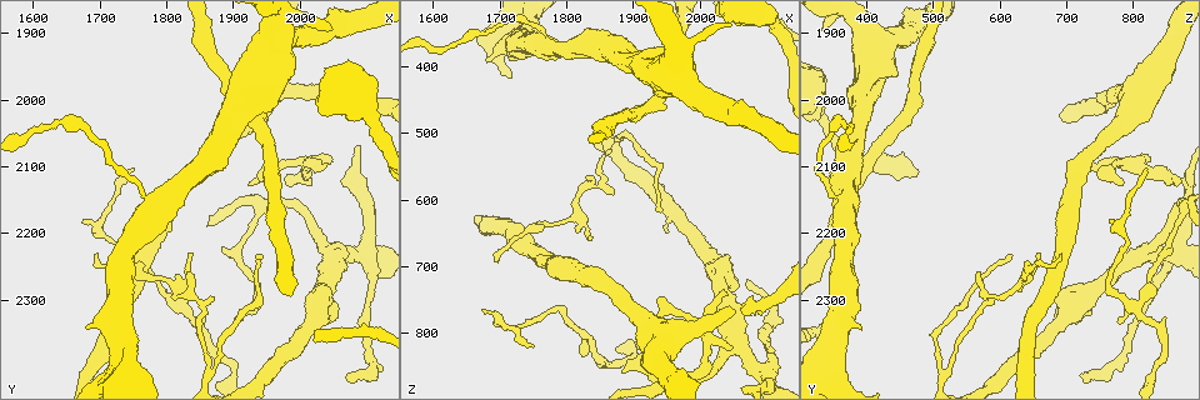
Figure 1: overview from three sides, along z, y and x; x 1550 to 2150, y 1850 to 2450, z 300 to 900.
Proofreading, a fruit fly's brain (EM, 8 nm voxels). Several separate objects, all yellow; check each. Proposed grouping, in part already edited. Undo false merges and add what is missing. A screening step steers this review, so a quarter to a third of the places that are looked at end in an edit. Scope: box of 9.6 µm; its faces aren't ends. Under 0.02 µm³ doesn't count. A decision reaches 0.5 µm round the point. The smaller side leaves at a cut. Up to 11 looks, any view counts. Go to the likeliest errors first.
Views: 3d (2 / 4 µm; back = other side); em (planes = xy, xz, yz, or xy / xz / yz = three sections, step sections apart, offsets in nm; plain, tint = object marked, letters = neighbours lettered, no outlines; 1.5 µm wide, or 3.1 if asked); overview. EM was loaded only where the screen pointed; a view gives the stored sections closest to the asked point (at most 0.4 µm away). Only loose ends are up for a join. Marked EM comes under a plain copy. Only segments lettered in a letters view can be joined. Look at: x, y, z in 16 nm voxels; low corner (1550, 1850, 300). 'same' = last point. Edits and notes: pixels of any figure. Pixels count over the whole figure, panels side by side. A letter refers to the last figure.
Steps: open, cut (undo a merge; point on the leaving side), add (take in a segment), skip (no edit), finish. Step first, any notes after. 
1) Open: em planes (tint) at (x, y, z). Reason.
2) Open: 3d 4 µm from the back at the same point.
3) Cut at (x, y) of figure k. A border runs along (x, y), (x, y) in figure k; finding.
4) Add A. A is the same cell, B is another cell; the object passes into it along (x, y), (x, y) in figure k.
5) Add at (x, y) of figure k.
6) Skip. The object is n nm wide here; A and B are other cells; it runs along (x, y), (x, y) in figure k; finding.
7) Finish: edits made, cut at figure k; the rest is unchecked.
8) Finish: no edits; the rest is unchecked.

Open: 3d 4 µm at (2045, 2005, 765). Free end.

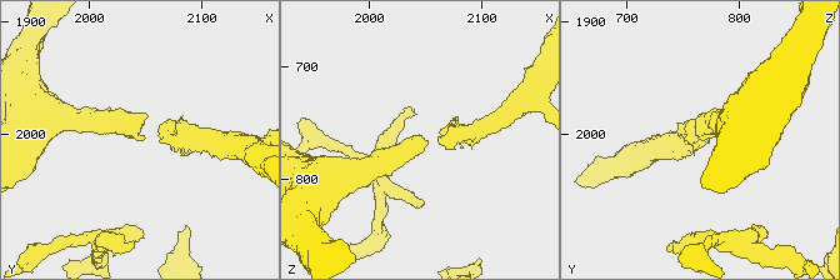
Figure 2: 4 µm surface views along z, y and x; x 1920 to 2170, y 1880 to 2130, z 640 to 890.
Open: em planes (letters) at (2046, 2004, 768). Shape alone is not enough.

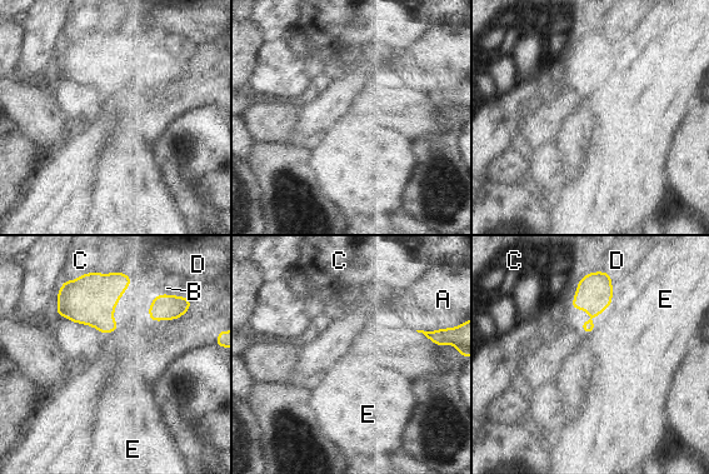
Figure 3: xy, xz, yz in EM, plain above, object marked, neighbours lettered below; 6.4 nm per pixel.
Skip. A, B, C, D and E are other cells; a border runs along (613, 299), (610, 304) in figure 3; no lettered segment goes on from it.

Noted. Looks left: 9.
Open: 3d 4 µm from the back at (1825, 2275, 830). An open end.

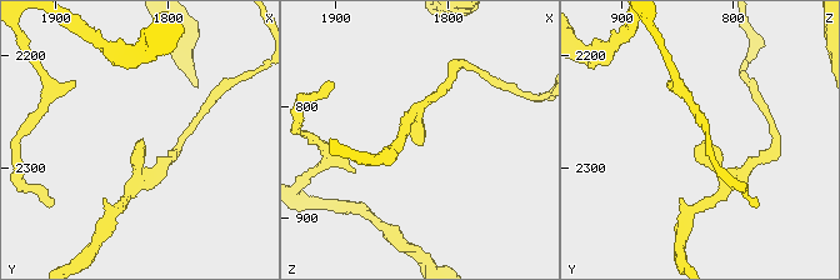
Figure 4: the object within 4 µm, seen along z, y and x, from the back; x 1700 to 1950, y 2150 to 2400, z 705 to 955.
Open: em planes (letters) at (1826, 2274, 828).

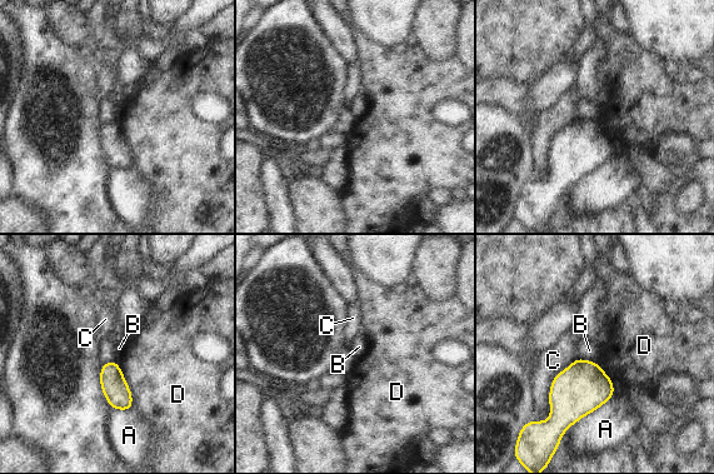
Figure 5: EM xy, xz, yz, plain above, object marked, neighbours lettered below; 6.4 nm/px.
Skip. A, B, C and D are other cells; none of them fits.

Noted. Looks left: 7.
Open: em planes (letters) at (2105, 2240, 855).

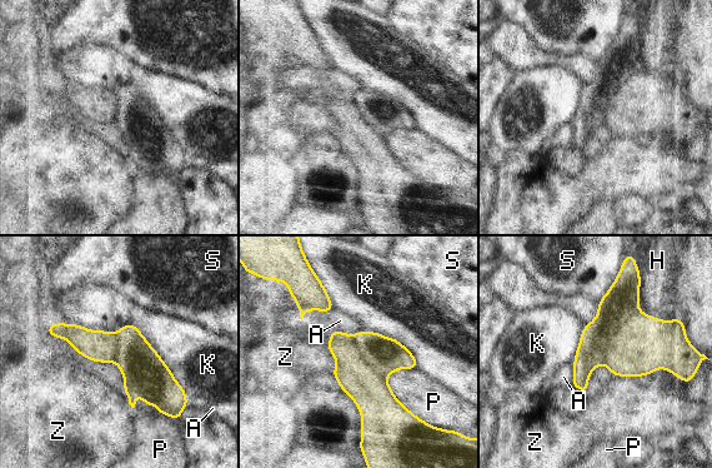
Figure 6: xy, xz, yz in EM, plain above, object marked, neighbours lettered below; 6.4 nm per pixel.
Cut at (622, 299) of figure 6. A, H, K, P, S and Z are other cells; a border runs along (638, 309), (607, 335), (601, 363) in figure 6; two neurons meet here.

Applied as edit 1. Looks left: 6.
Open: overview.

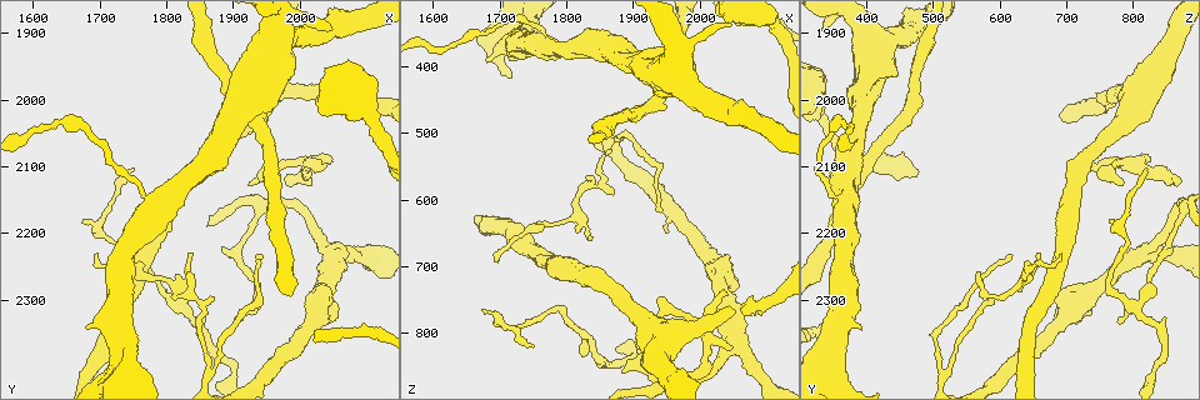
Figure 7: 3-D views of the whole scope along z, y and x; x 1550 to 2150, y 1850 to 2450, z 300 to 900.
Open: 3d 4 µm at (1670, 2180, 760). Thin end.

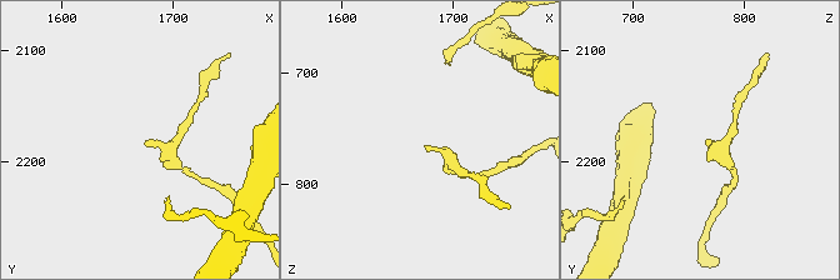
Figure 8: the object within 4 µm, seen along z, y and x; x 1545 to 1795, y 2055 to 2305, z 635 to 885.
Open: em xy step 8 (letters) at (1674, 2182, 764).

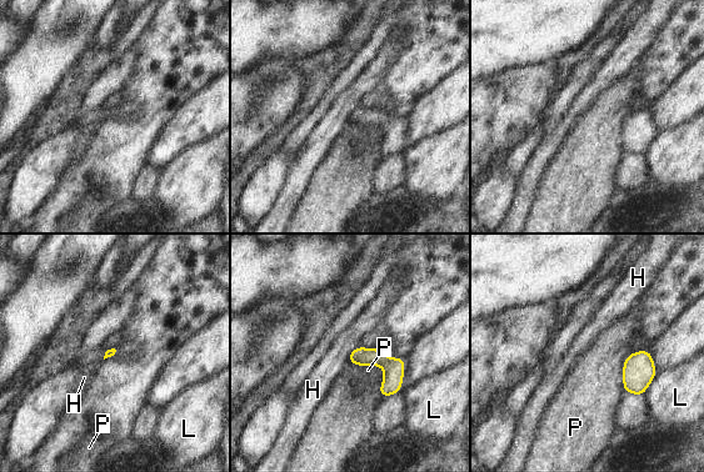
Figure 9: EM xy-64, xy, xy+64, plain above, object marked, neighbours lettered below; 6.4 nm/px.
Open: em planes (letters) at the same point. Cut it another way.

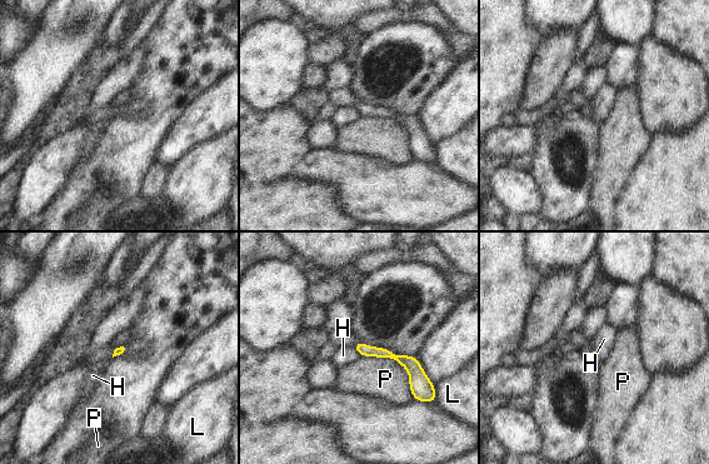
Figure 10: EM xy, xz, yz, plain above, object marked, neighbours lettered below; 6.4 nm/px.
Skip. H, L and P are other cells; a border runs along (351, 347), (360, 357) in figure 10; no lettered segment goes on from it.

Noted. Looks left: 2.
Finish: edits made, cut at figure 6; the rest is unchecked.

